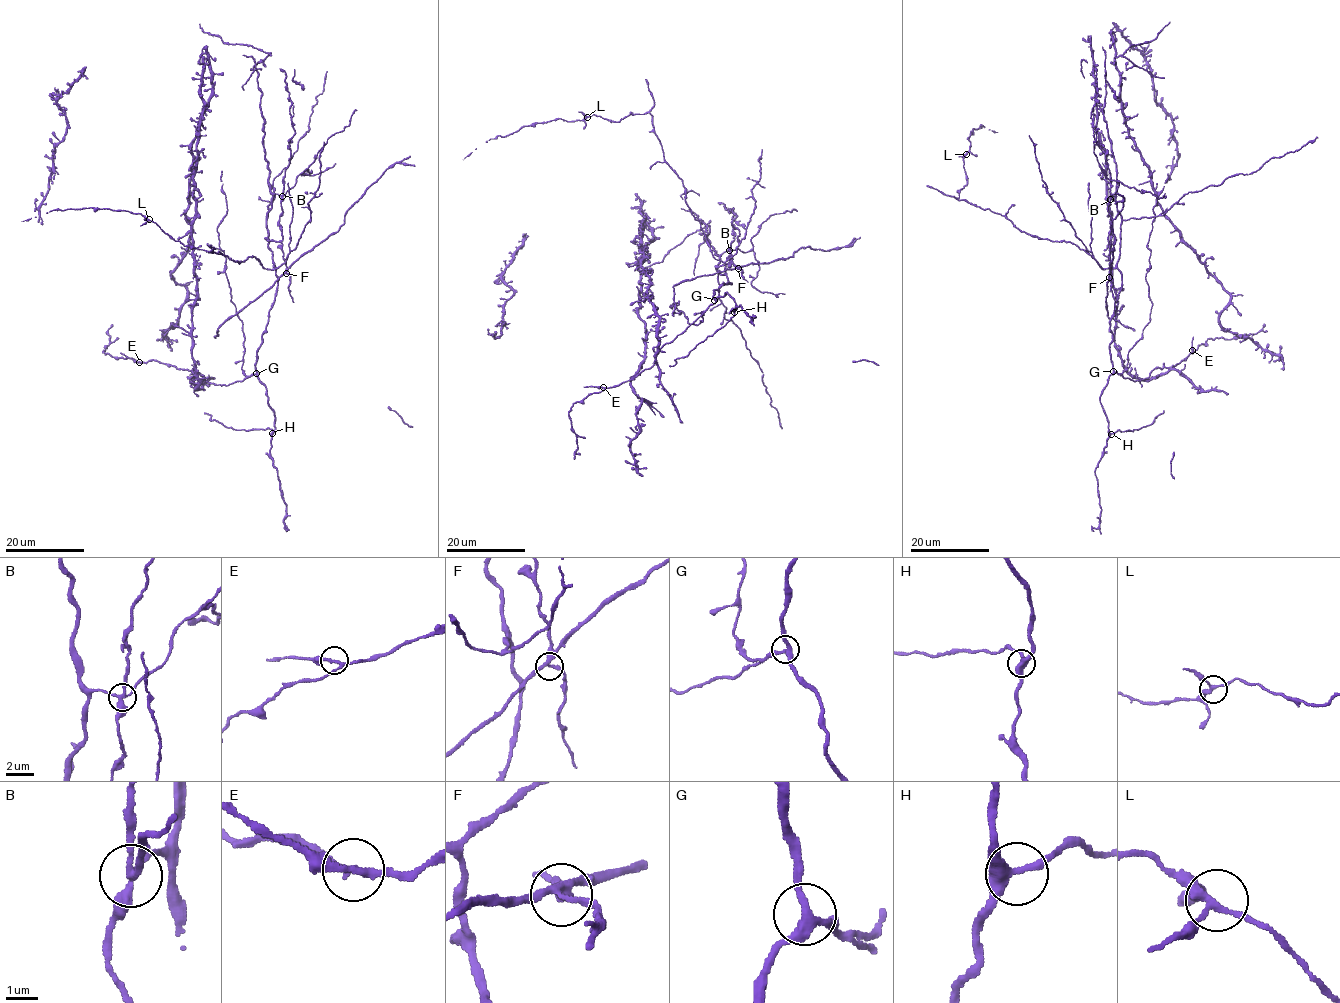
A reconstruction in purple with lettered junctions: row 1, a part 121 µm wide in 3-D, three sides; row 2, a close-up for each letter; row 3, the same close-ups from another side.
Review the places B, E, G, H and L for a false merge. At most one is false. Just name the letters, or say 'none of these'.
B

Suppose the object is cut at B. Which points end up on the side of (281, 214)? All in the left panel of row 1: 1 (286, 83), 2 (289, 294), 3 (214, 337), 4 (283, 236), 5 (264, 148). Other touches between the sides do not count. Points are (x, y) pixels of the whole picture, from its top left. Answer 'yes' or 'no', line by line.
1: yes
2: yes
3: yes
4: yes
5: no

